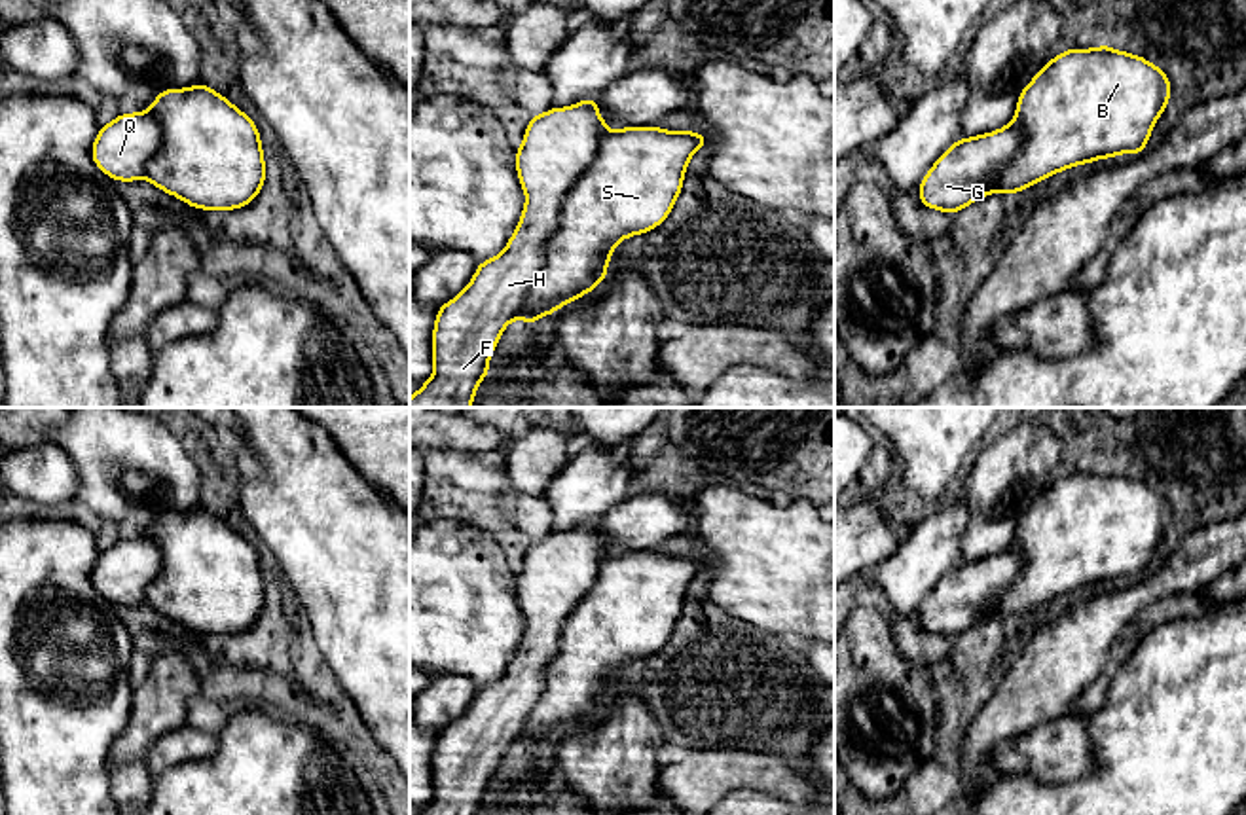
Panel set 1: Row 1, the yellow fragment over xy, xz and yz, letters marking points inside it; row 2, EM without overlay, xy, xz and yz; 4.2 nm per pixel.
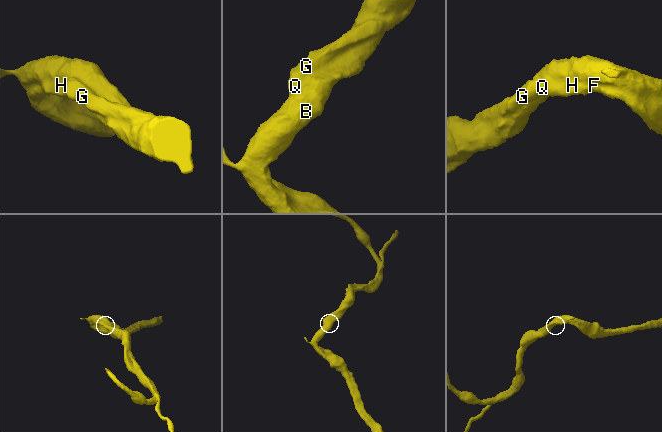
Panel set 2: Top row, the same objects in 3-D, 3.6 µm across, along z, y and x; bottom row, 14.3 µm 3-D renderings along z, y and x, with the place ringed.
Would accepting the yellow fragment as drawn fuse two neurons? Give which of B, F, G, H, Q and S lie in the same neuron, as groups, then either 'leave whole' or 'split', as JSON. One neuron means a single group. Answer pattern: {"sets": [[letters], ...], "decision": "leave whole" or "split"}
{"sets": [["B", "F", "G", "H", "Q", "S"]], "decision": "leave whole"}

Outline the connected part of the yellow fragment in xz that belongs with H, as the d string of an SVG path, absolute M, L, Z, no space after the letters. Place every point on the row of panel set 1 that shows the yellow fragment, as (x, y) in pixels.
M597 99L531 116L516 150L518 180L527 197L522 218L506 248L480 262L467 288L438 305L432 328L434 371L410 398L410 408L470 408L478 385L489 375L489 356L504 328L516 317L533 326L607 279L614 246L668 218L690 157L707 144L705 135L656 125L609 131L597 112Z

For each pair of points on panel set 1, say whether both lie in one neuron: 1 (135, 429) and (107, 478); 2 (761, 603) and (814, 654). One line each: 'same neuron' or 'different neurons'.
1: same neuron
2: different neurons

